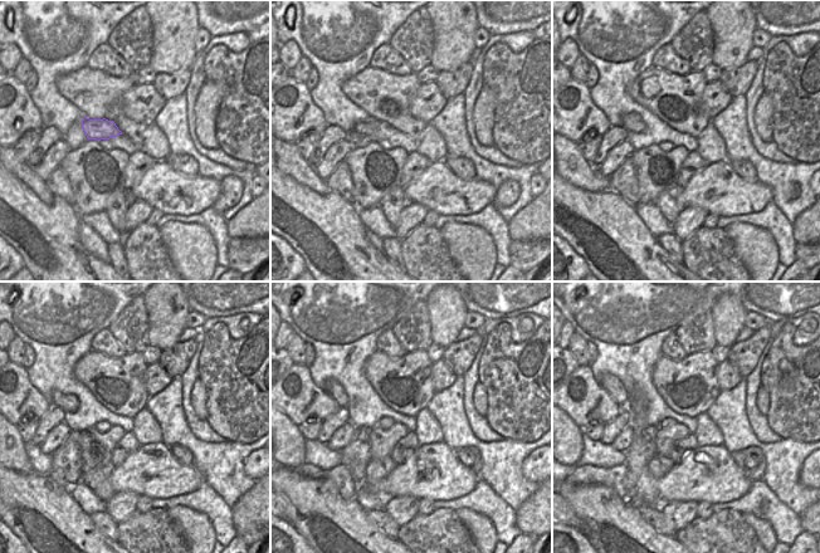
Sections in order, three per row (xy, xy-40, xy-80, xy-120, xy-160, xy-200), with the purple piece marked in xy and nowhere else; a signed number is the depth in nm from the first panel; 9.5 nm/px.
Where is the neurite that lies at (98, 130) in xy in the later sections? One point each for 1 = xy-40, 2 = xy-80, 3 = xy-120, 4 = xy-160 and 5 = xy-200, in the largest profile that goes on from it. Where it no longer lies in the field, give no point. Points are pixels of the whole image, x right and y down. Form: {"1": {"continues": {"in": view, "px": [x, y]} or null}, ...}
{"1": {"continues": {"in": "xy-40", "px": [370, 126]}}, "2": {"continues": {"in": "xy-80", "px": [631, 122]}}, "3": {"continues": {"in": "xy-120", "px": [68, 404]}}, "4": {"continues": {"in": "xy-160", "px": [332, 387]}}, "5": {"continues": {"in": "xy-200", "px": [609, 382]}}}

